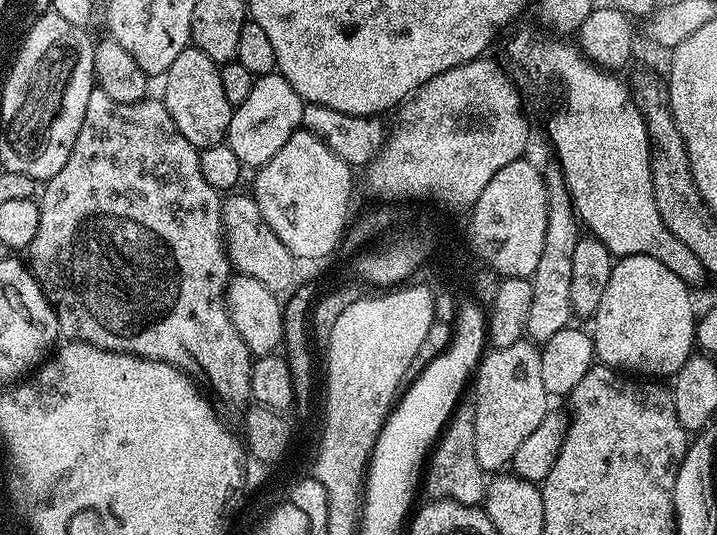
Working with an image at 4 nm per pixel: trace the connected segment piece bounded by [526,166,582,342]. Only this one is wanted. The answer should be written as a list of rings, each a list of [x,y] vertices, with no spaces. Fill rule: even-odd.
[[[558,166],[545,167],[544,185],[548,191],[548,217],[546,218],[546,242],[542,242],[542,258],[530,277],[532,297],[530,298],[530,318],[527,339],[543,342],[554,338],[558,330],[567,327],[572,320],[570,306],[570,281],[573,269],[574,251],[582,232],[576,209],[572,206],[572,194],[564,181],[564,171]]]

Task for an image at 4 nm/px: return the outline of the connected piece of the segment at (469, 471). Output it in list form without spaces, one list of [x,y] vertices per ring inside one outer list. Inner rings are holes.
[[[471,403],[457,405],[429,455],[424,483],[431,499],[449,499],[464,505],[479,505],[486,491],[486,474],[478,462],[475,449],[474,412]]]

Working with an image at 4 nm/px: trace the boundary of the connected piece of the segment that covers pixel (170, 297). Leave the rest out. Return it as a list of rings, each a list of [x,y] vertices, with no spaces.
[[[93,90],[90,102],[86,102],[86,118],[82,118],[82,130],[78,130],[78,138],[74,138],[74,150],[70,150],[66,166],[62,166],[58,174],[51,176],[39,193],[38,234],[34,234],[32,243],[26,249],[26,255],[29,256],[26,264],[31,269],[34,279],[40,284],[45,298],[56,310],[61,337],[69,341],[81,340],[83,344],[93,344],[111,352],[129,352],[132,356],[141,356],[147,360],[175,364],[193,381],[200,382],[204,376],[205,382],[208,383],[207,391],[214,397],[217,405],[225,404],[228,408],[244,410],[249,407],[252,400],[251,368],[254,357],[232,324],[228,305],[224,302],[224,294],[234,269],[228,258],[224,238],[222,196],[214,186],[210,186],[210,182],[206,182],[206,178],[202,178],[199,151],[193,144],[186,142],[186,138],[182,138],[178,126],[174,126],[174,118],[170,118],[166,110],[163,99],[152,99],[145,98],[127,104],[114,102],[110,94]]]

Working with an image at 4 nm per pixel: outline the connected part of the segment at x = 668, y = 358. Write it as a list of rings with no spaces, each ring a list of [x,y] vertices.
[[[646,254],[619,257],[612,265],[610,282],[602,302],[590,318],[590,335],[595,359],[608,368],[644,378],[675,377],[696,344],[698,312],[692,309],[689,285],[658,258]]]

